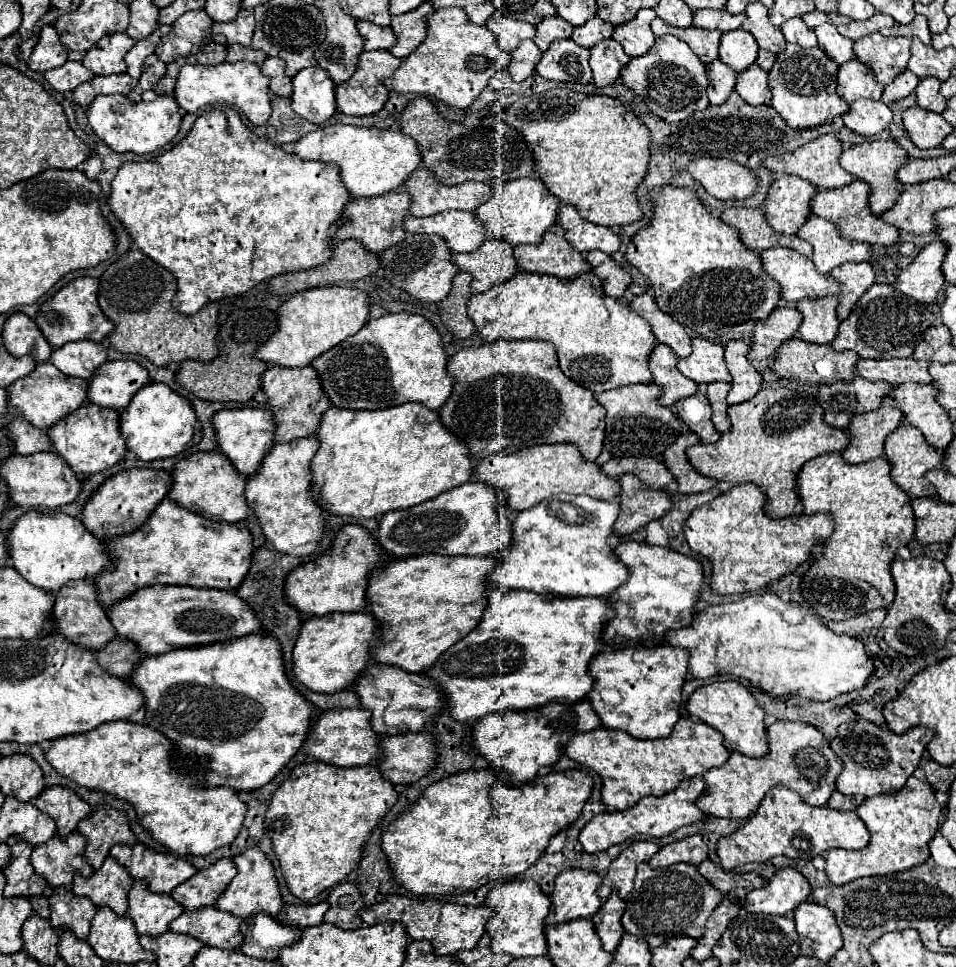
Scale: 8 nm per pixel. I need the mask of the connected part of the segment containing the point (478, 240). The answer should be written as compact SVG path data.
M447 211L447 213L439 213L433 217L405 217L403 221L403 231L407 233L427 233L427 235L439 235L445 239L447 247L451 249L451 253L471 253L475 251L483 241L485 241L485 231L483 225L475 219L473 211Z

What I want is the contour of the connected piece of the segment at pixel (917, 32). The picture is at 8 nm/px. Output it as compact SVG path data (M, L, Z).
M915 15L915 19L909 25L893 25L891 29L883 29L881 35L885 35L885 37L907 35L907 37L919 37L927 45L931 43L931 33L927 27L927 19L923 19L923 15Z

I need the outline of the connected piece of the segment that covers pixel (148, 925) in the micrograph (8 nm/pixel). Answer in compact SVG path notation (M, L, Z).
M133 883L127 901L127 917L139 935L159 937L169 931L169 923L183 913L183 907L179 907L171 895L155 895L147 891L143 883Z

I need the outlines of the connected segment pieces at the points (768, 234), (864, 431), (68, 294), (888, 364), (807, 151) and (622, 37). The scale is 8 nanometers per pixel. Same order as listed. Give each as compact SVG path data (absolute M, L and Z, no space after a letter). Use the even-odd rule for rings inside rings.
M743 207L743 209L727 209L719 217L723 223L737 229L739 239L745 247L751 247L753 251L765 251L773 247L789 247L797 253L809 257L813 253L813 247L799 239L797 235L779 235L767 227L767 221L763 219L763 211L759 207Z
M879 407L855 415L847 427L849 445L841 451L843 459L847 463L863 463L883 457L883 441L901 425L901 417L901 411L895 407Z
M77 277L69 281L63 289L59 289L51 299L47 299L41 305L39 313L35 315L35 323L43 331L51 347L61 347L69 341L79 339L103 341L113 329L113 323L103 315L103 311L97 305L97 279L93 277Z
M859 359L857 361L857 375L867 381L885 381L891 385L899 383L931 383L931 375L927 371L927 361L907 359Z
M821 135L819 139L805 143L803 147L795 149L793 153L773 155L773 157L763 159L763 167L767 167L771 173L777 173L777 175L783 175L783 173L799 175L801 179L807 179L817 189L837 189L837 187L849 185L853 181L853 175L839 167L839 155L841 155L839 139L835 135Z
M641 9L631 21L615 27L613 39L623 45L629 57L639 57L653 47L653 41L655 41L653 31L651 31L653 19L655 19L653 9Z

